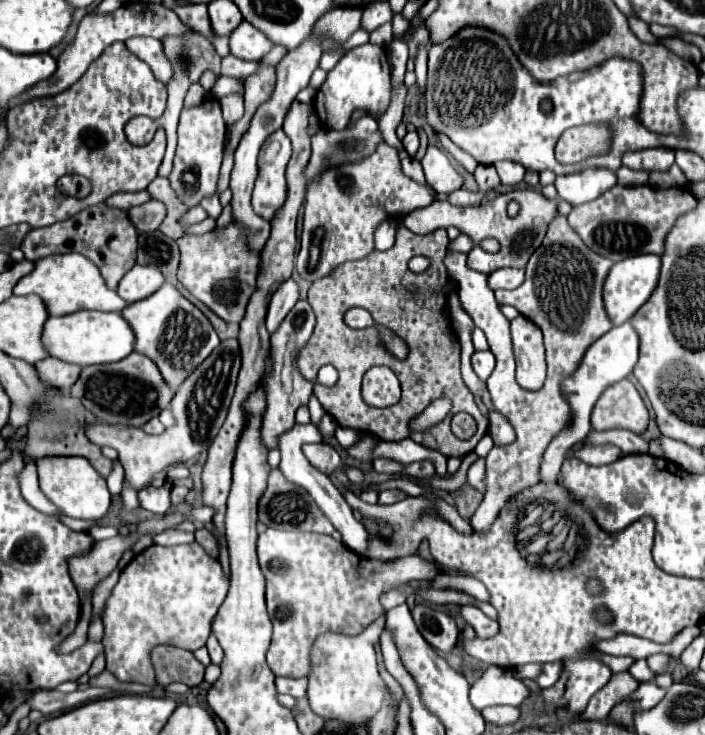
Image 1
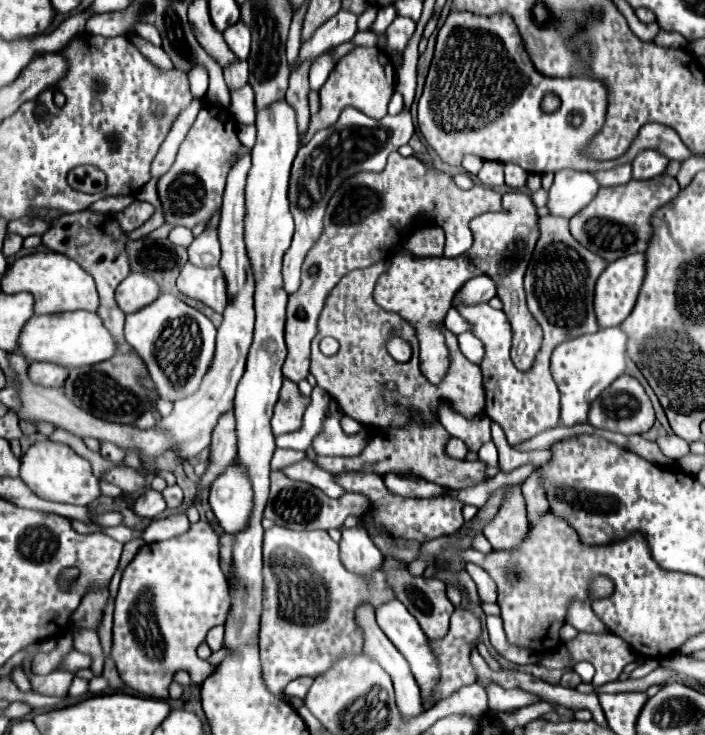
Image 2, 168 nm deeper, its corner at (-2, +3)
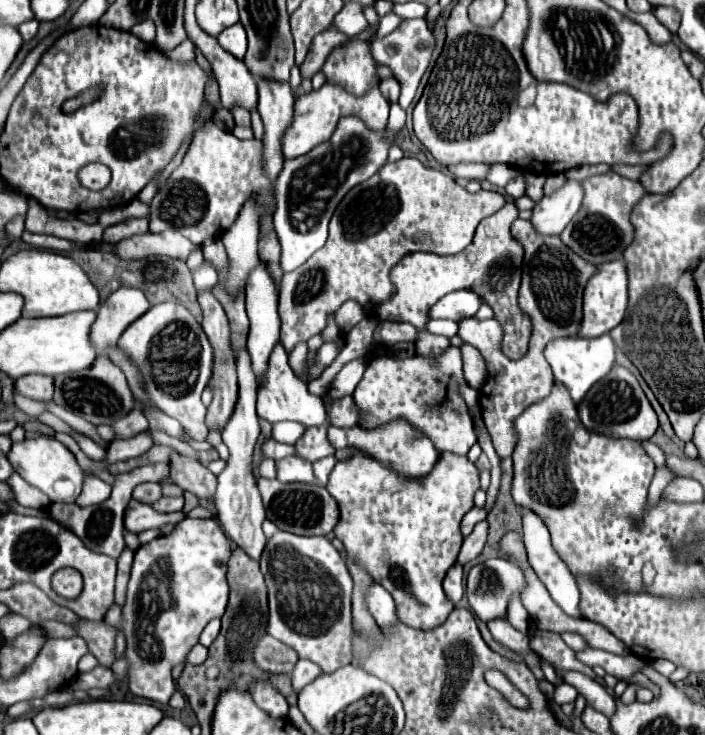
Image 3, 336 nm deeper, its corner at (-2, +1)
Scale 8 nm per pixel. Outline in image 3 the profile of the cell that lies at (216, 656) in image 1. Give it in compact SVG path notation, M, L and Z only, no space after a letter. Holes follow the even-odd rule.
M212 619L212 621L206 625L206 629L202 631L200 643L202 643L204 647L210 647L210 643L218 637L218 633L220 633L220 619Z

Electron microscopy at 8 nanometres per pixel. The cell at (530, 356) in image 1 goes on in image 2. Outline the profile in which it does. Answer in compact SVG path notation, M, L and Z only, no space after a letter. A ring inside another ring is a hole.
M522 191L504 193L500 211L484 213L472 219L470 229L474 235L474 245L464 255L454 259L446 259L446 257L420 259L404 249L390 259L388 271L382 273L376 283L374 301L386 311L402 315L404 321L416 327L416 335L420 341L420 371L432 385L438 385L443 380L449 367L448 349L442 333L446 307L452 305L452 295L468 279L476 275L488 275L490 279L494 279L498 287L496 295L500 297L502 311L508 315L508 321L512 325L510 353L512 353L514 365L520 371L526 371L532 367L534 357L542 345L542 329L526 307L522 277L526 273L526 265L538 241L536 221L538 221L538 215L536 215L534 203L530 201L530 195Z

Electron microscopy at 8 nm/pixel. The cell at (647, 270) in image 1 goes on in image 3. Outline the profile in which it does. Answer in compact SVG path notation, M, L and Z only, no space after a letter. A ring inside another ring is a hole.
M618 259L612 263L604 263L596 267L596 273L592 275L592 281L588 281L584 289L584 321L580 327L582 337L596 337L604 335L616 325L622 323L628 307L628 271L626 261Z

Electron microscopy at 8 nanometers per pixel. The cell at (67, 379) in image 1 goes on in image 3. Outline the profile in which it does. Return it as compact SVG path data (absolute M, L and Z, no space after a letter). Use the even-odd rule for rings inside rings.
M24 375L20 379L16 379L16 389L18 393L36 399L36 401L48 401L52 399L54 393L54 377L50 375Z

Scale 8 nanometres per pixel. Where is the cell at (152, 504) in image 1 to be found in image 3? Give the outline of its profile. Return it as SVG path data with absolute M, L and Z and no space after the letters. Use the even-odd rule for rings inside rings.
M132 499L126 509L126 515L124 515L124 527L132 533L140 533L146 529L162 527L164 523L178 523L184 517L186 515L182 511L180 513L160 513L152 505Z

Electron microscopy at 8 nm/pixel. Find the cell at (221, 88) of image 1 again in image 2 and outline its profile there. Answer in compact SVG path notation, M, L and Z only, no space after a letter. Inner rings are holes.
M244 85L238 91L232 91L232 103L230 103L232 115L240 123L254 123L256 121L256 107L254 107L254 91L250 85Z

